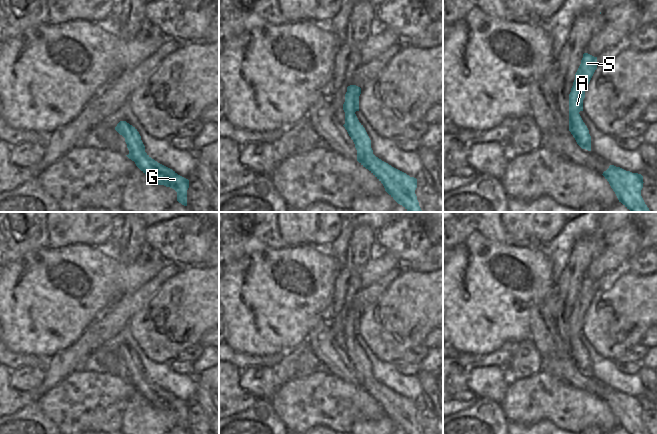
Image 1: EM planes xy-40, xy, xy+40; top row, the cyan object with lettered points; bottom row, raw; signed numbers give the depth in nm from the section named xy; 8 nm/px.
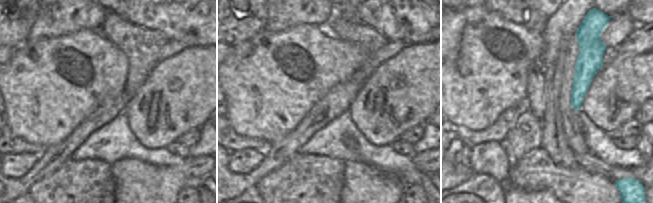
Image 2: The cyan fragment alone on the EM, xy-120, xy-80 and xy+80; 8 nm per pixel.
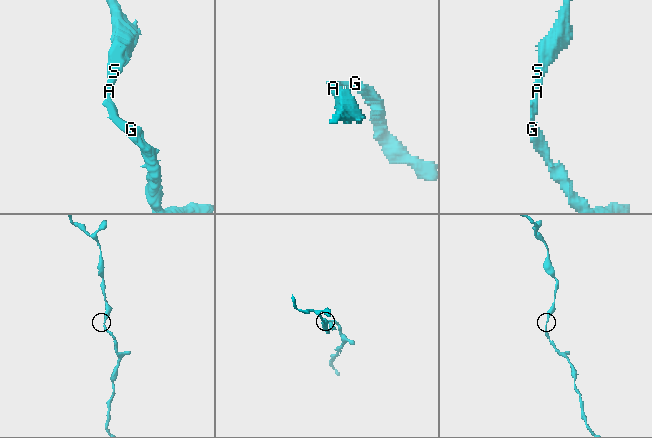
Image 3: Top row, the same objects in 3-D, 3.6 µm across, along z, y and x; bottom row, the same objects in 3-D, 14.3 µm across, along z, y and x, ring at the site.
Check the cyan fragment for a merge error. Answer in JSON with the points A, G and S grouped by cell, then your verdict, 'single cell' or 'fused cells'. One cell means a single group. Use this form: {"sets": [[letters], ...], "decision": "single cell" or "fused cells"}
{"sets": [["A", "G", "S"]], "decision": "single cell"}

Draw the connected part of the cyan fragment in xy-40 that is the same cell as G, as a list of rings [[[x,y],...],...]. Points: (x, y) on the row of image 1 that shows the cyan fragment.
[[[120,121],[115,130],[125,138],[129,159],[135,162],[136,166],[154,183],[170,187],[177,192],[177,201],[187,206],[187,190],[189,180],[178,175],[172,169],[158,163],[146,152],[145,146],[137,129],[127,123]]]

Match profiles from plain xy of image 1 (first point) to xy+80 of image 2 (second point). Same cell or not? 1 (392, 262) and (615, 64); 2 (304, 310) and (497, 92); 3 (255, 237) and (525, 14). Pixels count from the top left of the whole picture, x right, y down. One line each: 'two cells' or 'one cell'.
1: two cells
2: one cell
3: one cell

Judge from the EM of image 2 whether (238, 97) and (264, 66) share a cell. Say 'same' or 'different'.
same

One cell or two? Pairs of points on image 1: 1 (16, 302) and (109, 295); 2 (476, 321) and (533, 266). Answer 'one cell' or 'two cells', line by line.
1: one cell
2: one cell

